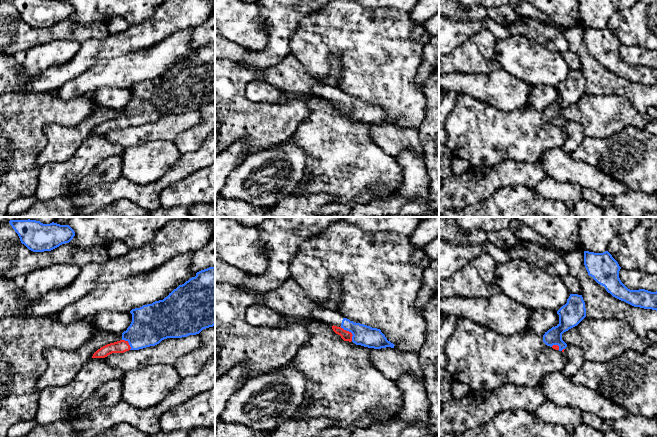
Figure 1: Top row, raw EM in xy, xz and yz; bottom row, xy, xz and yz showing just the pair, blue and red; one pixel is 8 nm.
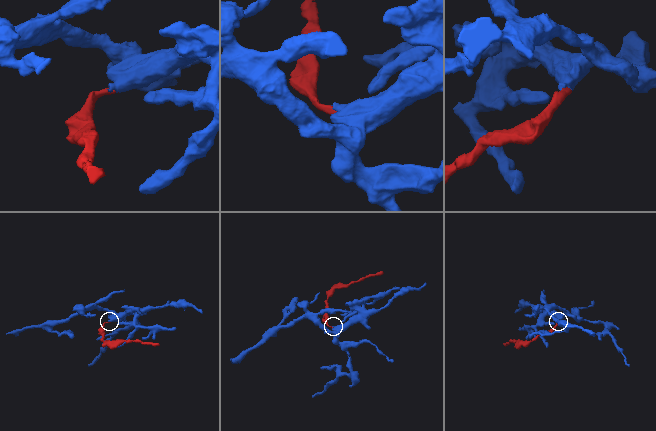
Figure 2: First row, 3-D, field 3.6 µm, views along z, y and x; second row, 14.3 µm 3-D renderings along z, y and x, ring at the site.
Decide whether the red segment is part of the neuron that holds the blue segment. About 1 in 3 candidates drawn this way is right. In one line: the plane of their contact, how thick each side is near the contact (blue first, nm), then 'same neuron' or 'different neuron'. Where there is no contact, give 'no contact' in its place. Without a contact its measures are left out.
xy | 320/100 nm | same neuron

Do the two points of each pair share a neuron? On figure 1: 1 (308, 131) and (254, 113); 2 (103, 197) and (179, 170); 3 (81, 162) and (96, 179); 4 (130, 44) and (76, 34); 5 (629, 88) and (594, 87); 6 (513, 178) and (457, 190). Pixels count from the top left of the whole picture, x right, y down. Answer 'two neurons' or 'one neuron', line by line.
1: two neurons
2: one neuron
3: two neurons
4: two neurons
5: one neuron
6: one neuron

